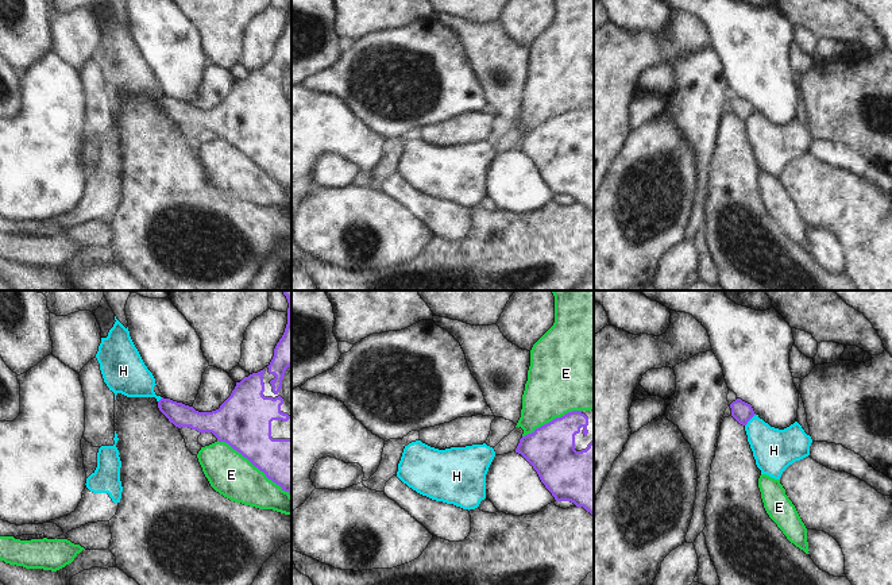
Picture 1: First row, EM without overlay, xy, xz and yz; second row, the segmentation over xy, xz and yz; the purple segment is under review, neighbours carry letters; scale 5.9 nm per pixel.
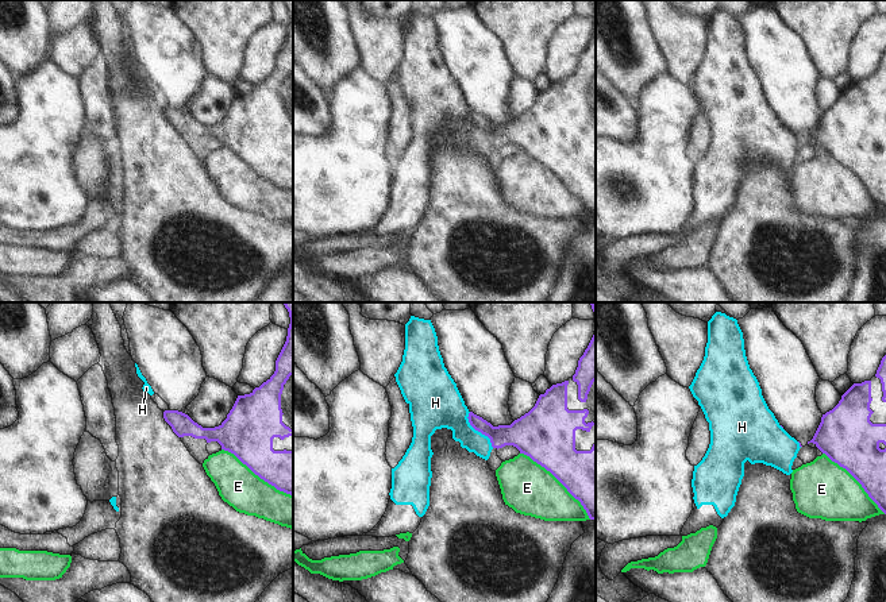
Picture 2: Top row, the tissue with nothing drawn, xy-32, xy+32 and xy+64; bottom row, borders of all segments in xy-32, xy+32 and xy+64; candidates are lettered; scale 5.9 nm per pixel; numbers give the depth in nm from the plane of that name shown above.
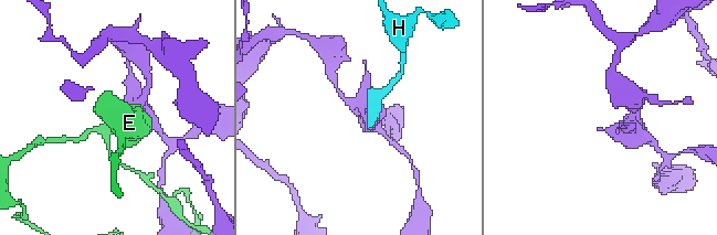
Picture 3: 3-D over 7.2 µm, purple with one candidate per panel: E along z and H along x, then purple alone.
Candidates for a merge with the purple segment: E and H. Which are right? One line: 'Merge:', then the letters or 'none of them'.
Merge: none of them

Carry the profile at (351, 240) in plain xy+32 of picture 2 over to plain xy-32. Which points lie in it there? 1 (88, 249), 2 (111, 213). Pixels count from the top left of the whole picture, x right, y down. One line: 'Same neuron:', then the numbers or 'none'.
Same neuron: 1

